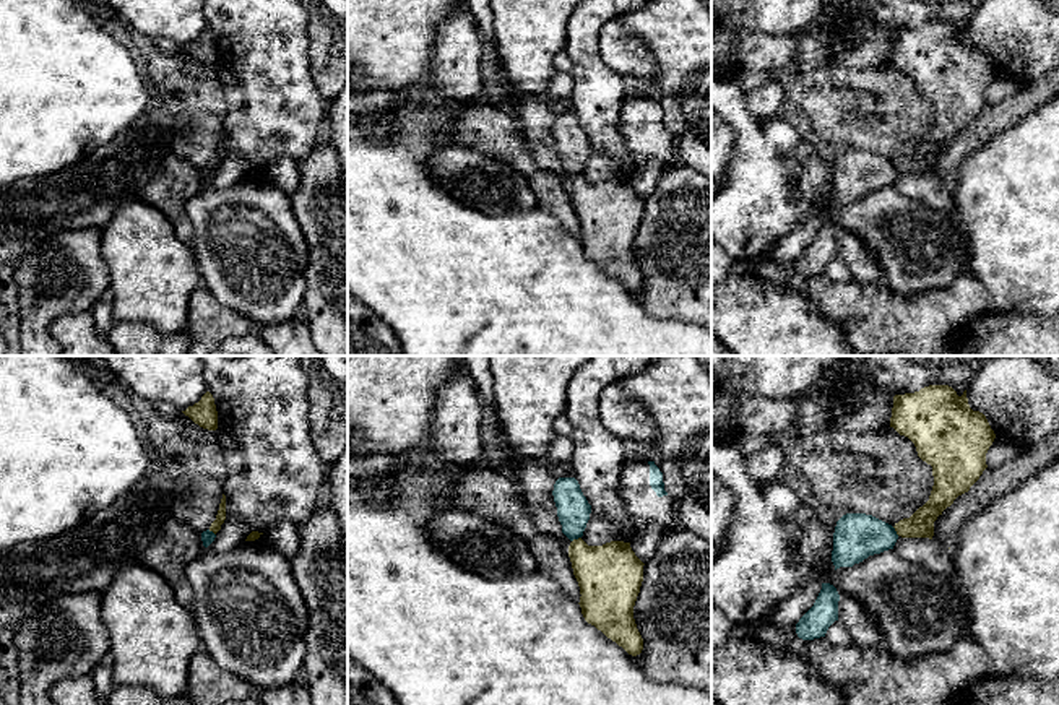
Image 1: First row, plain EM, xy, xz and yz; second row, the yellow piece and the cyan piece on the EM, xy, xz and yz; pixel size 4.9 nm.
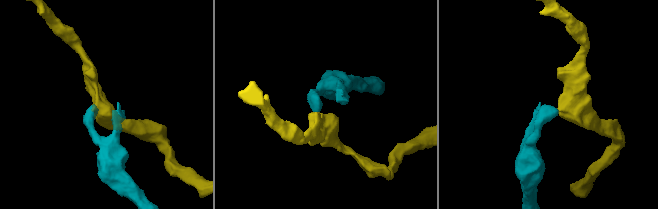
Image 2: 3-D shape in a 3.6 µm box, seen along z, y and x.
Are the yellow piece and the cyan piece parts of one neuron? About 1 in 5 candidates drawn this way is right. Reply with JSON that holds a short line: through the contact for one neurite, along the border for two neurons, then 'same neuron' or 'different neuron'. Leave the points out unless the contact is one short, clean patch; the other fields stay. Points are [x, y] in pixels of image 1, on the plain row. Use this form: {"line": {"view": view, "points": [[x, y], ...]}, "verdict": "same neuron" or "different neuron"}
{"line": {"view": "xz", "points": [[580, 173], [572, 177]]}, "verdict": "different neuron"}

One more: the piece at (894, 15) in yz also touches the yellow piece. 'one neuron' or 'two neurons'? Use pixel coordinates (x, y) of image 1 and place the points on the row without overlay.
two neurons

